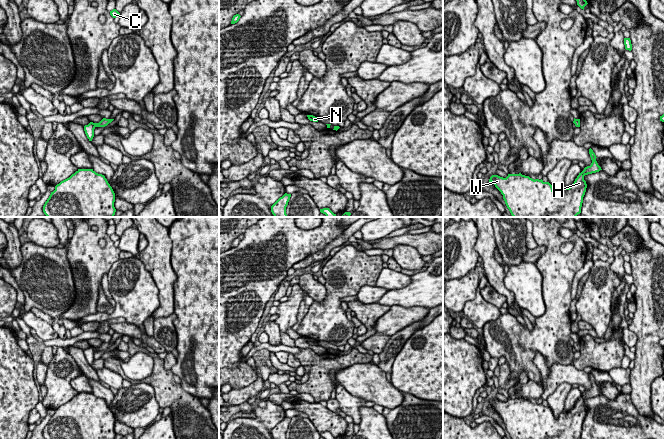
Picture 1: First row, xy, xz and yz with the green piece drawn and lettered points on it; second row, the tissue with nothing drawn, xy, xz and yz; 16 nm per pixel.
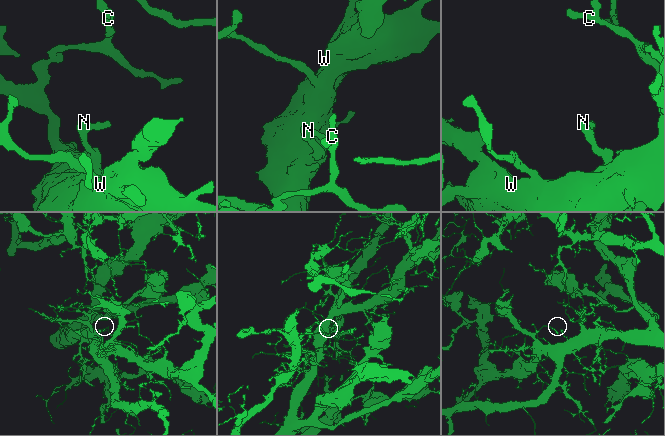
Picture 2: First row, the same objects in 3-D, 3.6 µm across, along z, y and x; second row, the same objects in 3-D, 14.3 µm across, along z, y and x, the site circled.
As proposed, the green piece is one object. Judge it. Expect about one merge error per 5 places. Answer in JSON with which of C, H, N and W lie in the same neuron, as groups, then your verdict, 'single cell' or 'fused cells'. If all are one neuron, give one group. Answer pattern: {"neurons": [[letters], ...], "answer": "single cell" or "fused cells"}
{"neurons": [["C", "H", "N", "W"]], "answer": "single cell"}

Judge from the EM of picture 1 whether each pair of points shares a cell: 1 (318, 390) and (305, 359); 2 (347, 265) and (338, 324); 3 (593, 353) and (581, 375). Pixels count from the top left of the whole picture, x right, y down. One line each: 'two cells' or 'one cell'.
1: one cell
2: one cell
3: two cells

